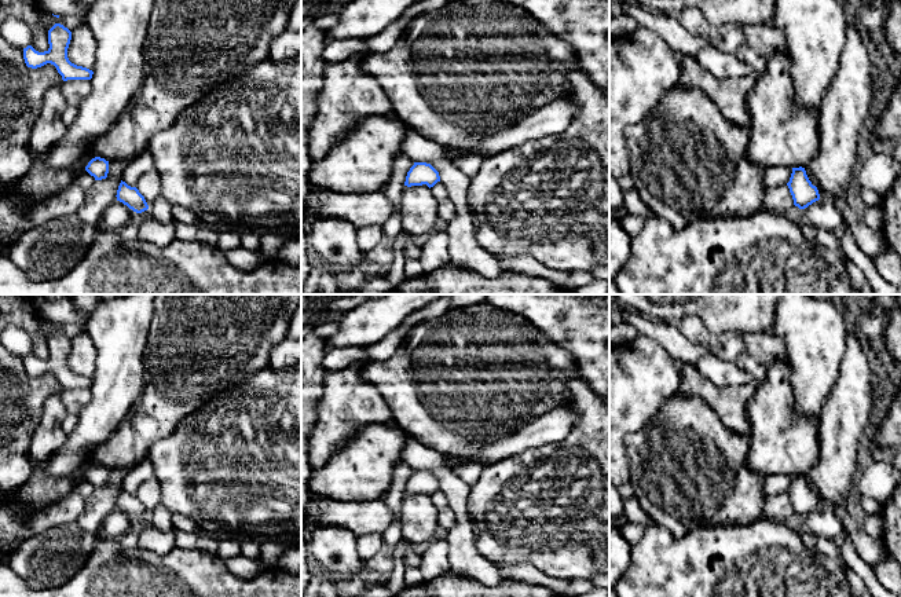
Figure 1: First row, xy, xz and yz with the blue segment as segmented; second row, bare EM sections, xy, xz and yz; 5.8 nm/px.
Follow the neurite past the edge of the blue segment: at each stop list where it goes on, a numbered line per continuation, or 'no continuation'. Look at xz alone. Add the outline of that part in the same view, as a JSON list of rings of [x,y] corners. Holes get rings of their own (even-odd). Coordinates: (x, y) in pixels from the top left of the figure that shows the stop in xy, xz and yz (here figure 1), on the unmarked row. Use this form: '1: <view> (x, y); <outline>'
no continuation

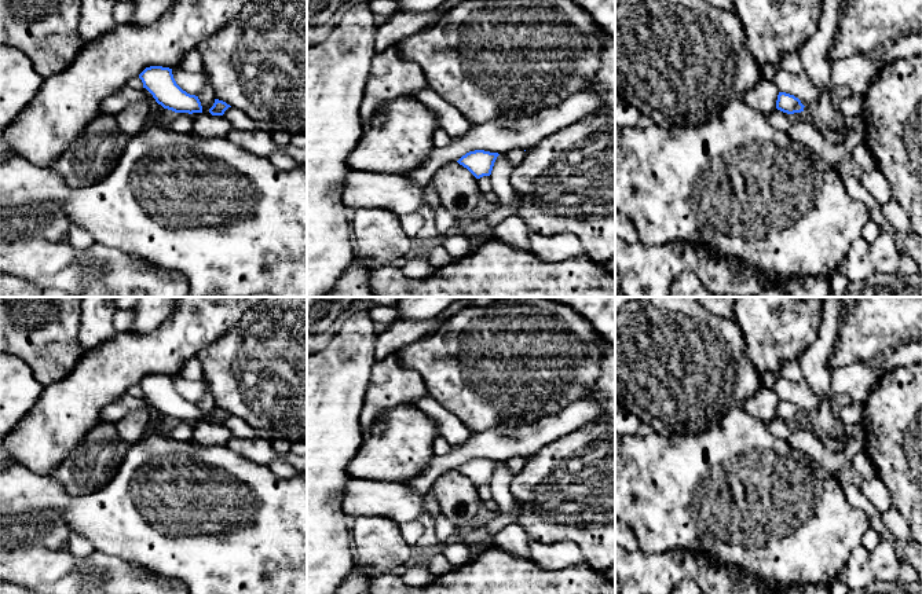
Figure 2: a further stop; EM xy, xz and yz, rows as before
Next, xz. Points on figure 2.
no continuation

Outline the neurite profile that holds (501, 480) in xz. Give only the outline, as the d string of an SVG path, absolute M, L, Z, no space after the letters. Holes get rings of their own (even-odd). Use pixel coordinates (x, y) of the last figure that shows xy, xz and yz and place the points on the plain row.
M500 462L494 470L490 487L493 491L493 499L498 505L498 514L509 513L515 503L516 498L512 495L511 483L513 474L508 469L506 462Z

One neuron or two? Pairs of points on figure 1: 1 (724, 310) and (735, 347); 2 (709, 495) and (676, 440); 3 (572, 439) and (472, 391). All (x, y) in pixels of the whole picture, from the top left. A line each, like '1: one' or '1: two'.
1: two
2: one
3: two

